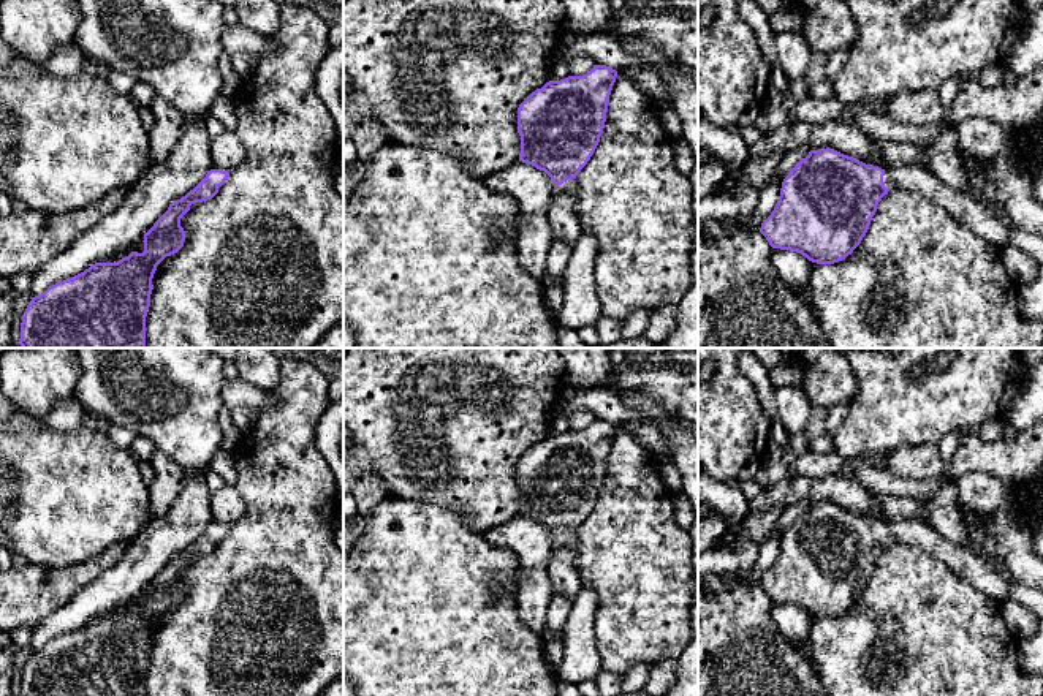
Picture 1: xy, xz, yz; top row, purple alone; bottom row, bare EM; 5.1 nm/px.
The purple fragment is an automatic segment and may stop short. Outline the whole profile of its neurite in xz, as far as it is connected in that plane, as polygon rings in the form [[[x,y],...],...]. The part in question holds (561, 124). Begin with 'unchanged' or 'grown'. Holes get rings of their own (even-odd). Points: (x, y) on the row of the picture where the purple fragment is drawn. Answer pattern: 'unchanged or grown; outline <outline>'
grown; outline [[[594,65],[582,76],[546,82],[518,108],[519,161],[544,171],[557,187],[548,212],[552,240],[560,240],[571,250],[582,234],[582,226],[575,214],[576,183],[573,180],[587,165],[600,142],[616,78],[616,70],[606,65]]]

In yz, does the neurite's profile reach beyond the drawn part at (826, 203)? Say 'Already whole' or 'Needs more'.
Needs more

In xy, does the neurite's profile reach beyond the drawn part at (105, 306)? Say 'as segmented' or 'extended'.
as segmented

